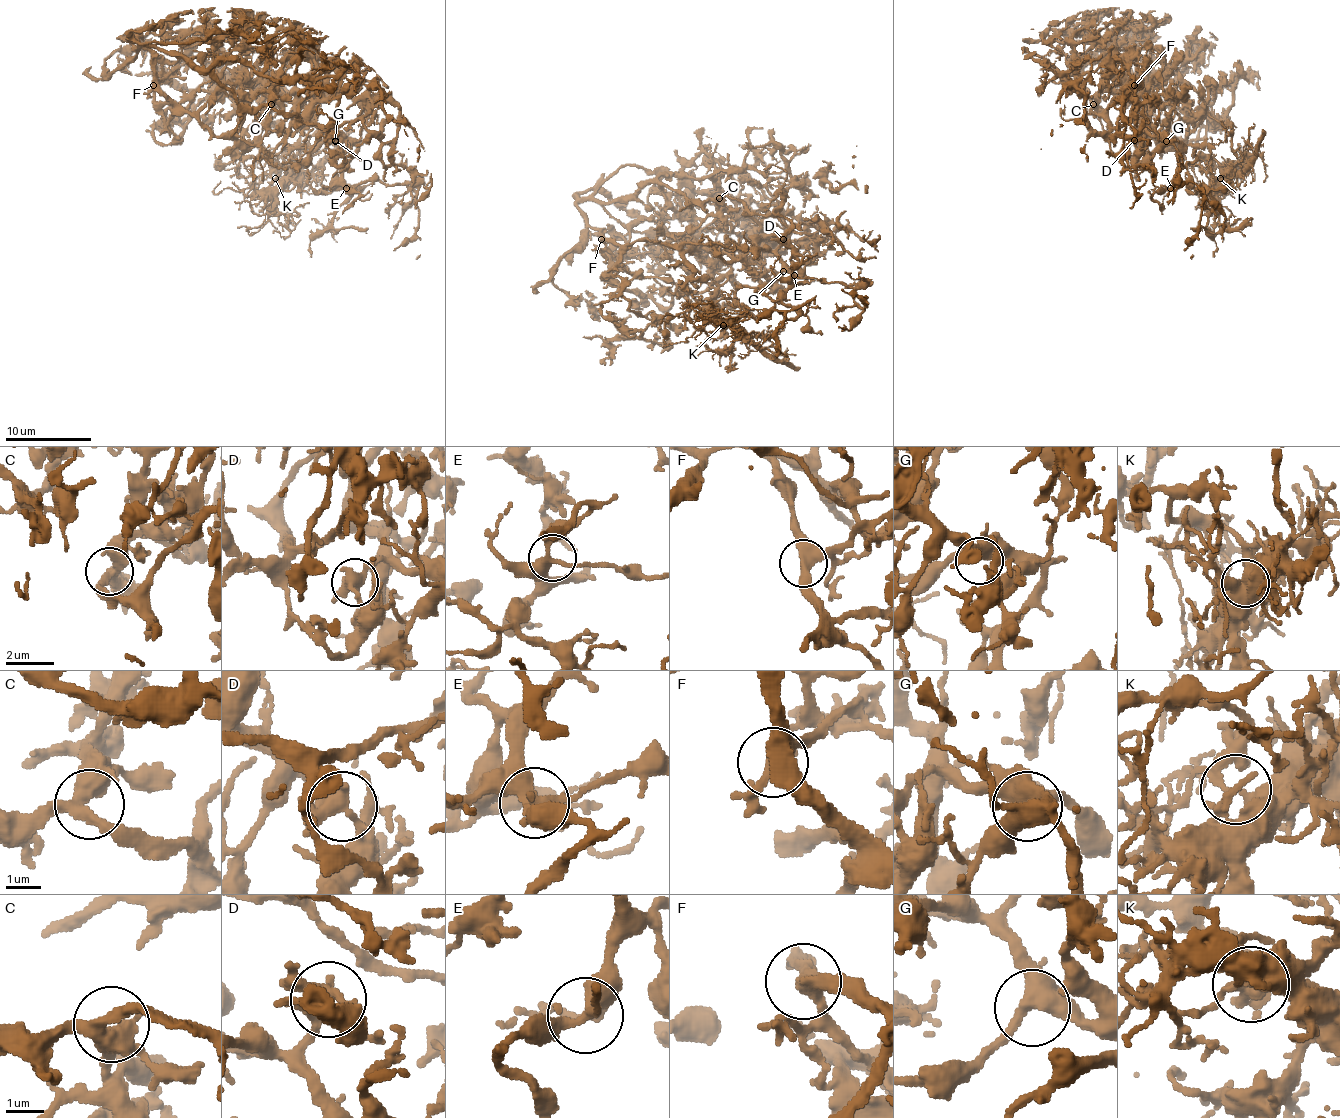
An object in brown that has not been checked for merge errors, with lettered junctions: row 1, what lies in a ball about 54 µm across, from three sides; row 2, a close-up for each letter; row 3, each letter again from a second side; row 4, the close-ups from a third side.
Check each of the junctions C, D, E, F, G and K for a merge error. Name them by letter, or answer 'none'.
D, K

